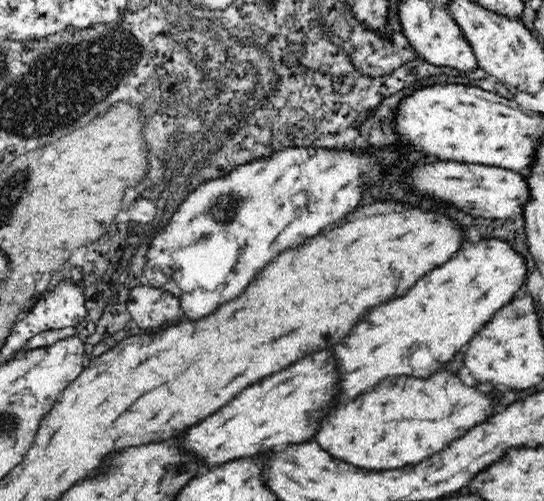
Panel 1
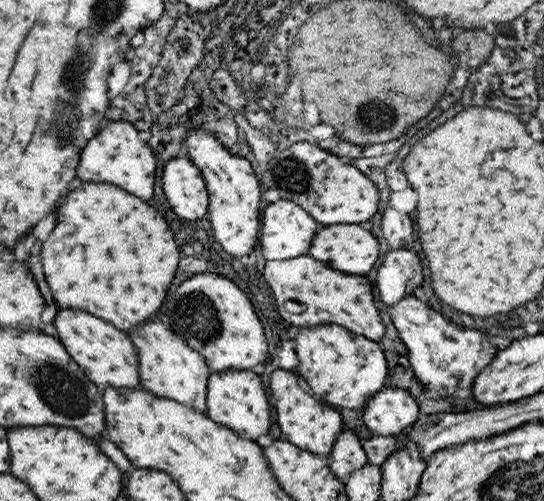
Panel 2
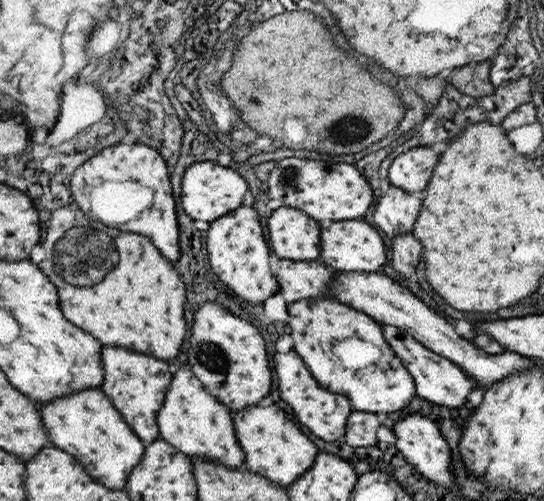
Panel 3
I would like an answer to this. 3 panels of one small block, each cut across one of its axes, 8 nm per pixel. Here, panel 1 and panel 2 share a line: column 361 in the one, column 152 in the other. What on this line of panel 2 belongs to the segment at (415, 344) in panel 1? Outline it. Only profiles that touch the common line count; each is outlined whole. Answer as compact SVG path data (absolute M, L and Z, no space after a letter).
M157 318L153 322L145 322L141 330L133 330L133 334L127 334L131 342L137 348L137 356L141 358L139 366L139 378L141 378L141 388L155 398L167 398L173 402L179 402L183 406L189 406L197 410L199 414L207 416L207 398L209 398L209 368L207 362L193 350L183 338L175 336L173 332L165 330Z

